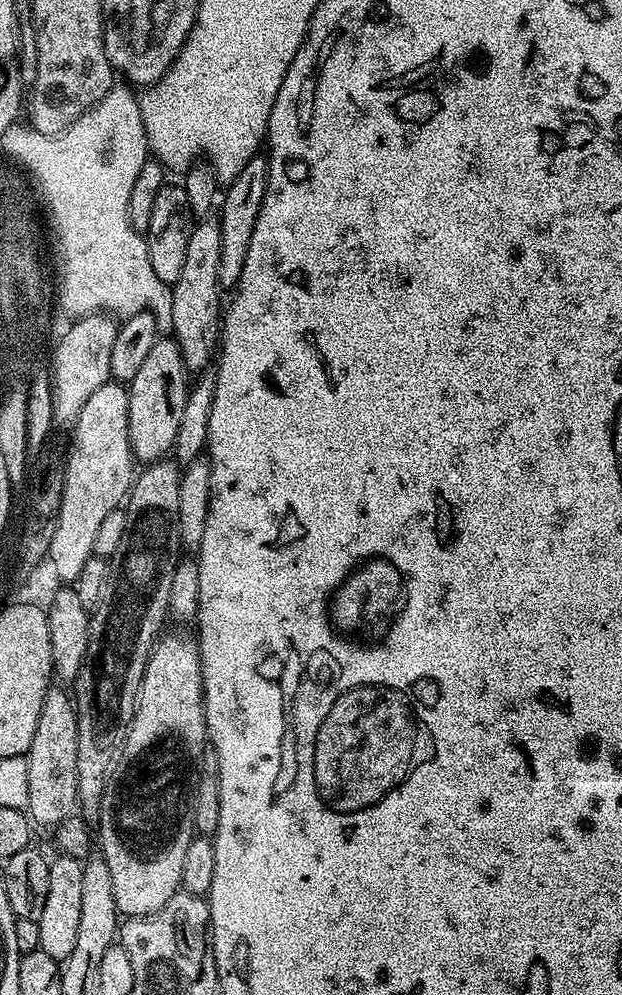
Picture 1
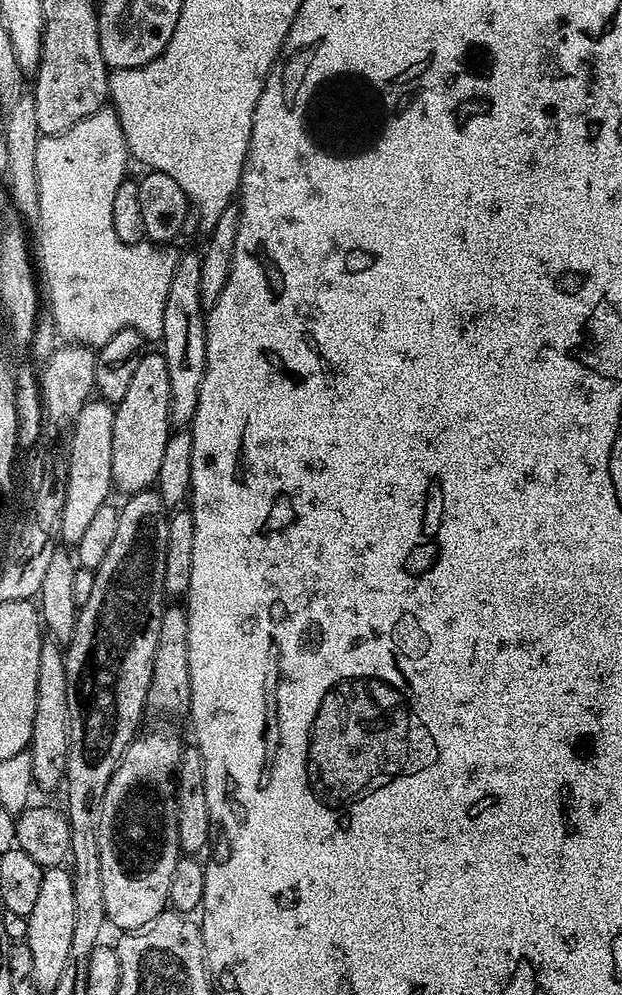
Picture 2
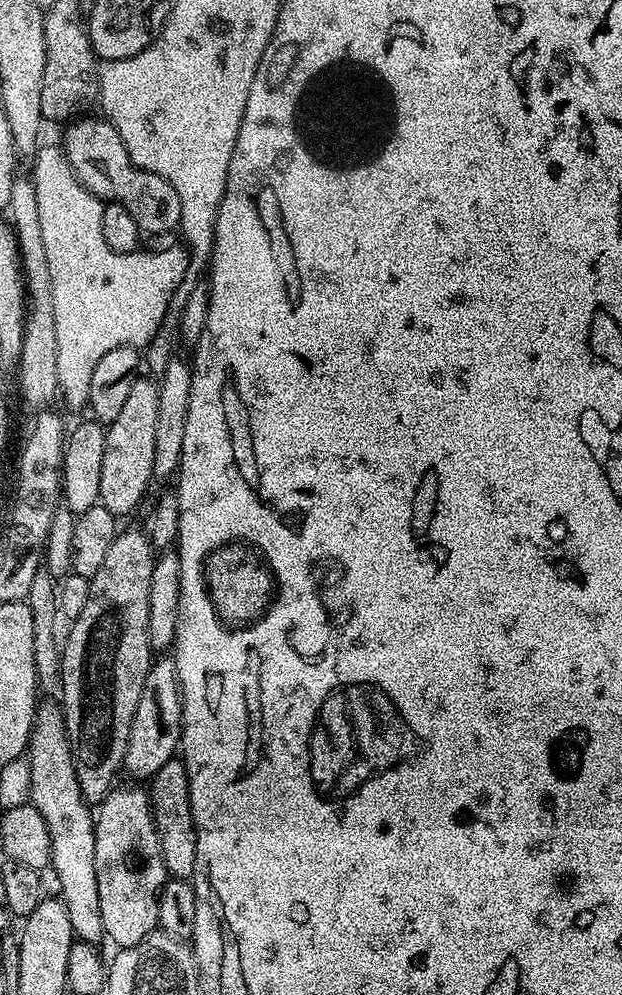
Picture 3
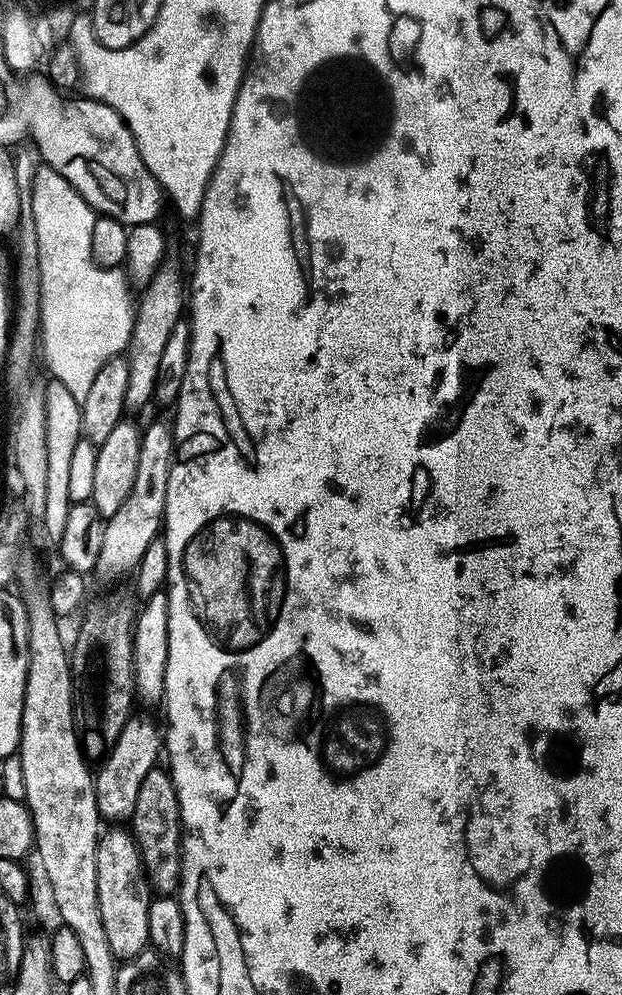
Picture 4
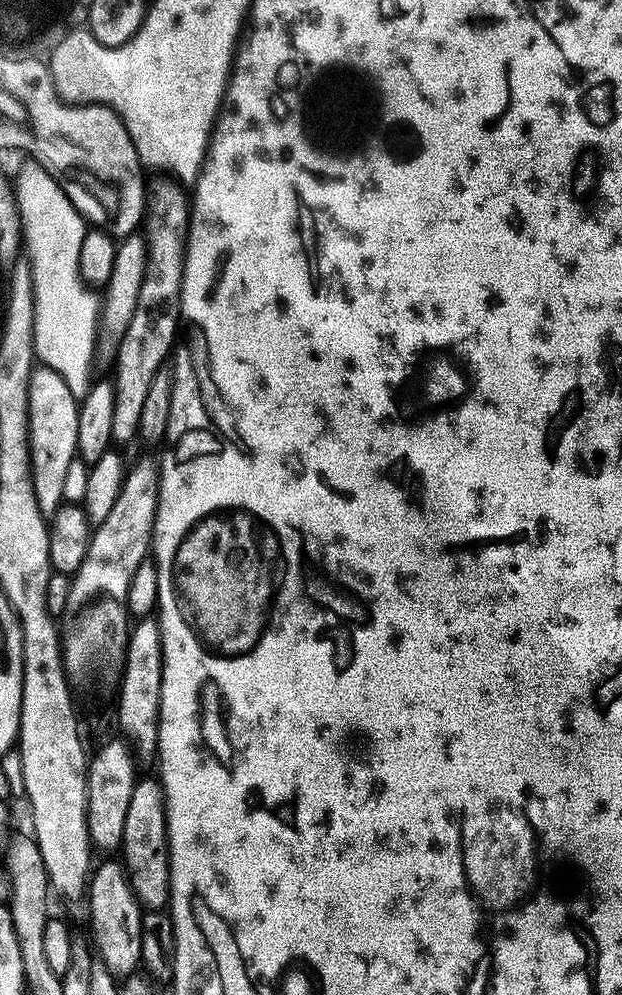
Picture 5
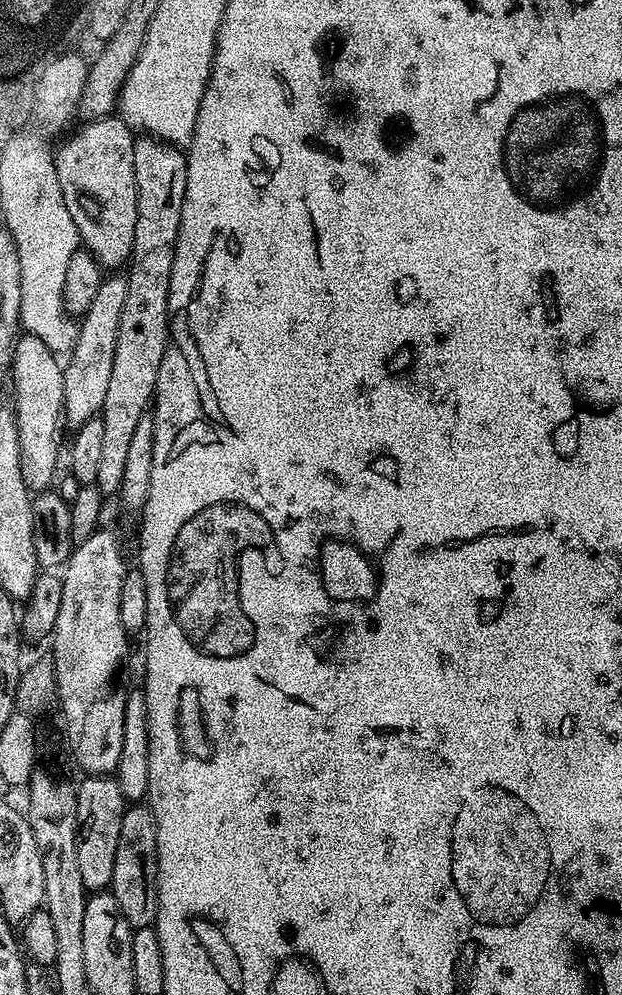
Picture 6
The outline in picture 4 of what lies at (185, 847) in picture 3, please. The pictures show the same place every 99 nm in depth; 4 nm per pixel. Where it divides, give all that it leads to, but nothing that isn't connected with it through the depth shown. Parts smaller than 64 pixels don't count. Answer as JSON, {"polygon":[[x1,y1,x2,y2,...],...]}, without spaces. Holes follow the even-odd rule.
{"polygon":[[157,766,142,780,142,790,138,792,138,802,130,817,130,831,140,847,144,868,149,883,161,896,171,896,180,887,180,875,184,854,182,851,182,825,180,823,180,803,171,775,163,767]]}

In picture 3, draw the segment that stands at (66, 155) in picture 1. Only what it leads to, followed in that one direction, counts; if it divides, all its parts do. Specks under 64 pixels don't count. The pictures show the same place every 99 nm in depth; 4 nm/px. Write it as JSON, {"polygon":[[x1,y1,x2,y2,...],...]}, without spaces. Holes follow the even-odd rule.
{"polygon":[[41,147,39,151,35,153,34,161,36,160,36,165,33,166,32,172,30,172,30,179,34,186,34,190,37,191,38,217,39,221,41,222,43,245,46,250,46,261,48,261,50,268,50,286,53,287,54,331,57,335,57,386,58,388,76,388,76,384,64,384,64,380,76,380,76,376,92,376,94,374,94,366,98,366,98,362,102,362,103,355,107,354,109,350,114,350,115,348,117,348,118,346,122,346,123,344,129,344,129,346,131,346,132,348,143,349,145,347,144,344,150,343,151,340,155,338,156,331,159,330,160,323,163,322,164,315,166,315,168,312,168,303,171,302,172,295,175,294,176,288,178,292,178,289,184,283,184,275,186,274,186,266,188,265,189,254,187,247,181,246,179,243,177,243,178,245,172,244,169,246,169,248,162,249,161,252,144,252,145,250,137,250,131,252,130,254,118,254,114,250,110,250,110,246,106,246,106,238,102,238,102,210,104,209,104,204,102,203,100,197,95,196,95,194,88,191,88,189,85,188,83,184,81,184,80,180,72,173,72,168,68,164,68,160,66,159,66,157,64,157,63,151,61,151,59,147,43,148,44,147],[92,276,100,276,101,282,104,283,104,289,102,289,101,292,84,292,84,287,86,287,87,284,91,282]]}

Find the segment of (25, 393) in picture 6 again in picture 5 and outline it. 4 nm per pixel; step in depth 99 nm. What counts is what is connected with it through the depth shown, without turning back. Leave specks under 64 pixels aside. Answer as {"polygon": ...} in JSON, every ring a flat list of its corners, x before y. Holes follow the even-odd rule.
{"polygon":[[33,367,29,375,28,394,29,454,32,463,34,494,37,496,38,510,45,518,51,518,56,509,65,503,62,486,70,462,77,459,78,442,78,398,70,394,70,386,53,368]]}

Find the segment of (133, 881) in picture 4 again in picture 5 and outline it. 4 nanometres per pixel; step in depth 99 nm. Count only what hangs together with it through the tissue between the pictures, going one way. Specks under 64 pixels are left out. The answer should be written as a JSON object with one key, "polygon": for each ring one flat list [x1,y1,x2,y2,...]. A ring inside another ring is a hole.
{"polygon":[[123,863,95,865,86,885,88,916,92,919,91,943,99,963,113,978,127,978,141,967,140,922,142,909,128,884],[97,867,97,868,96,868],[96,943,96,944,95,944]]}

